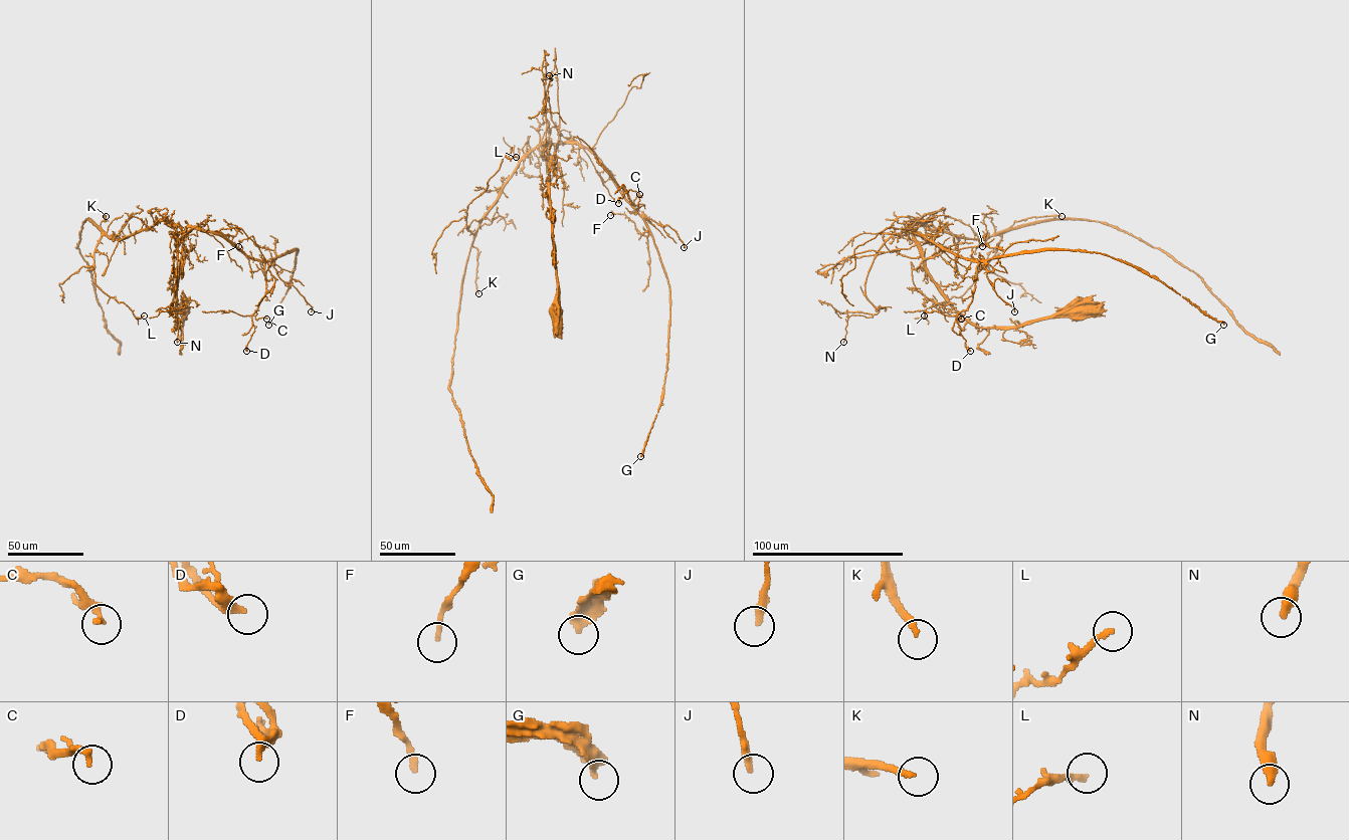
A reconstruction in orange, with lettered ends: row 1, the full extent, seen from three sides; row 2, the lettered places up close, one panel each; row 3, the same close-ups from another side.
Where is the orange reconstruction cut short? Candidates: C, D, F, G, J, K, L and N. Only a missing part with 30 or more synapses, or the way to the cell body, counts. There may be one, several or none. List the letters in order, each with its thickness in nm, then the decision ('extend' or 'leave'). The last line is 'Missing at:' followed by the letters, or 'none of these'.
C: 240 nm | leave
D: 220 nm | leave
F: 180 nm | leave
G: 420 nm | leave
J: 260 nm | leave
K: 220 nm | leave
L: 240 nm | leave
N: 360 nm | leave
Missing at: none of these

